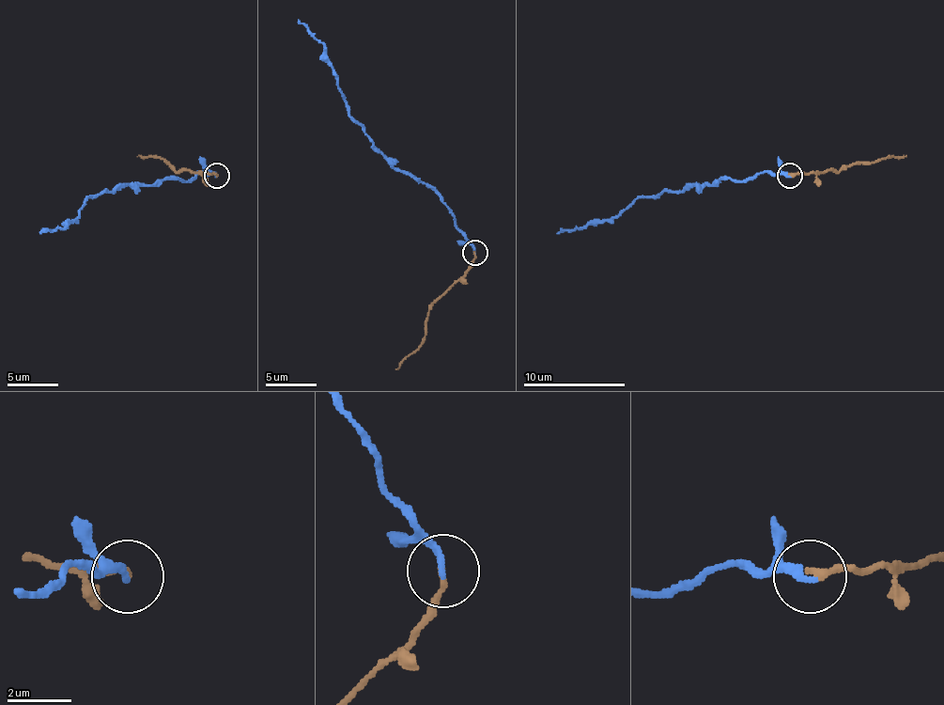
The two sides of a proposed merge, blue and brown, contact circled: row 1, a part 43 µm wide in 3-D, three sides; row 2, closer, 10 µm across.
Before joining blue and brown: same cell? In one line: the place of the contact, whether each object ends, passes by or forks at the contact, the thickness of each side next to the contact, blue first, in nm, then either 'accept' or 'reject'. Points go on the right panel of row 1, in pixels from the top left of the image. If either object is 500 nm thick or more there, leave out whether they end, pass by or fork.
at (790, 176); blue ends there; brown ends there; 200 nm thick on the blue side, 180 nm on the other; accept

